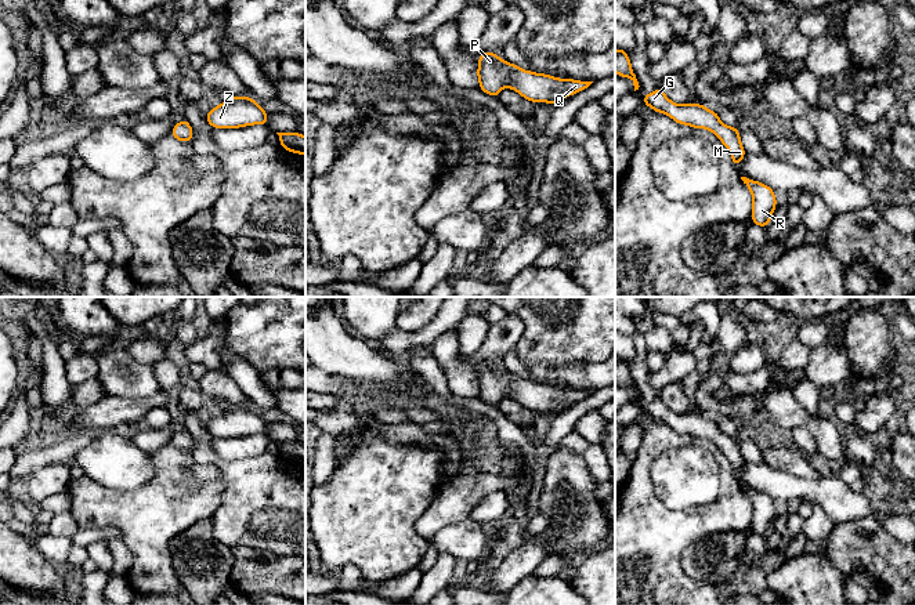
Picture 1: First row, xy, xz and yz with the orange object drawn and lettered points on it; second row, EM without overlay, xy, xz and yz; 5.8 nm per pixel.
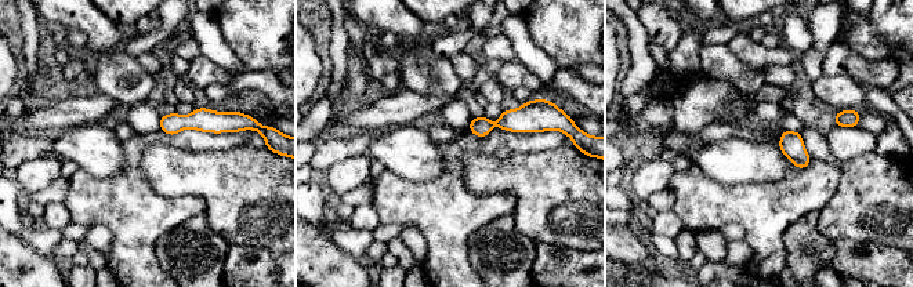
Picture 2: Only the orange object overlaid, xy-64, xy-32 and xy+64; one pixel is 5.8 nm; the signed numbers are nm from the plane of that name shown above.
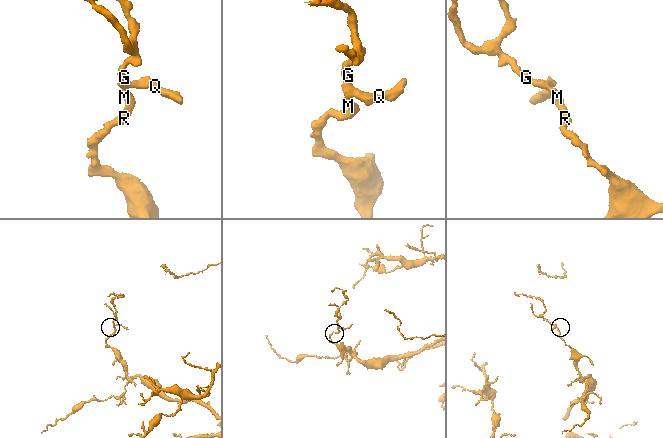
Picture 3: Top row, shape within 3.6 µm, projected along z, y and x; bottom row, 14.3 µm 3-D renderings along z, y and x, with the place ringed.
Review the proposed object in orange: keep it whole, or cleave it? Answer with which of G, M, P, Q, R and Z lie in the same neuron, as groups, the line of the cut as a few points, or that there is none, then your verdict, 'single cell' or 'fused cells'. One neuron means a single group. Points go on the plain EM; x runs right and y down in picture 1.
groups G M P Q R Z; cut none; single cell

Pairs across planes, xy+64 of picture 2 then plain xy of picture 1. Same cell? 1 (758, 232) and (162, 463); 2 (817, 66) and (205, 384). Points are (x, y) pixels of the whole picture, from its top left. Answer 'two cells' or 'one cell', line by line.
1: one cell
2: two cells

